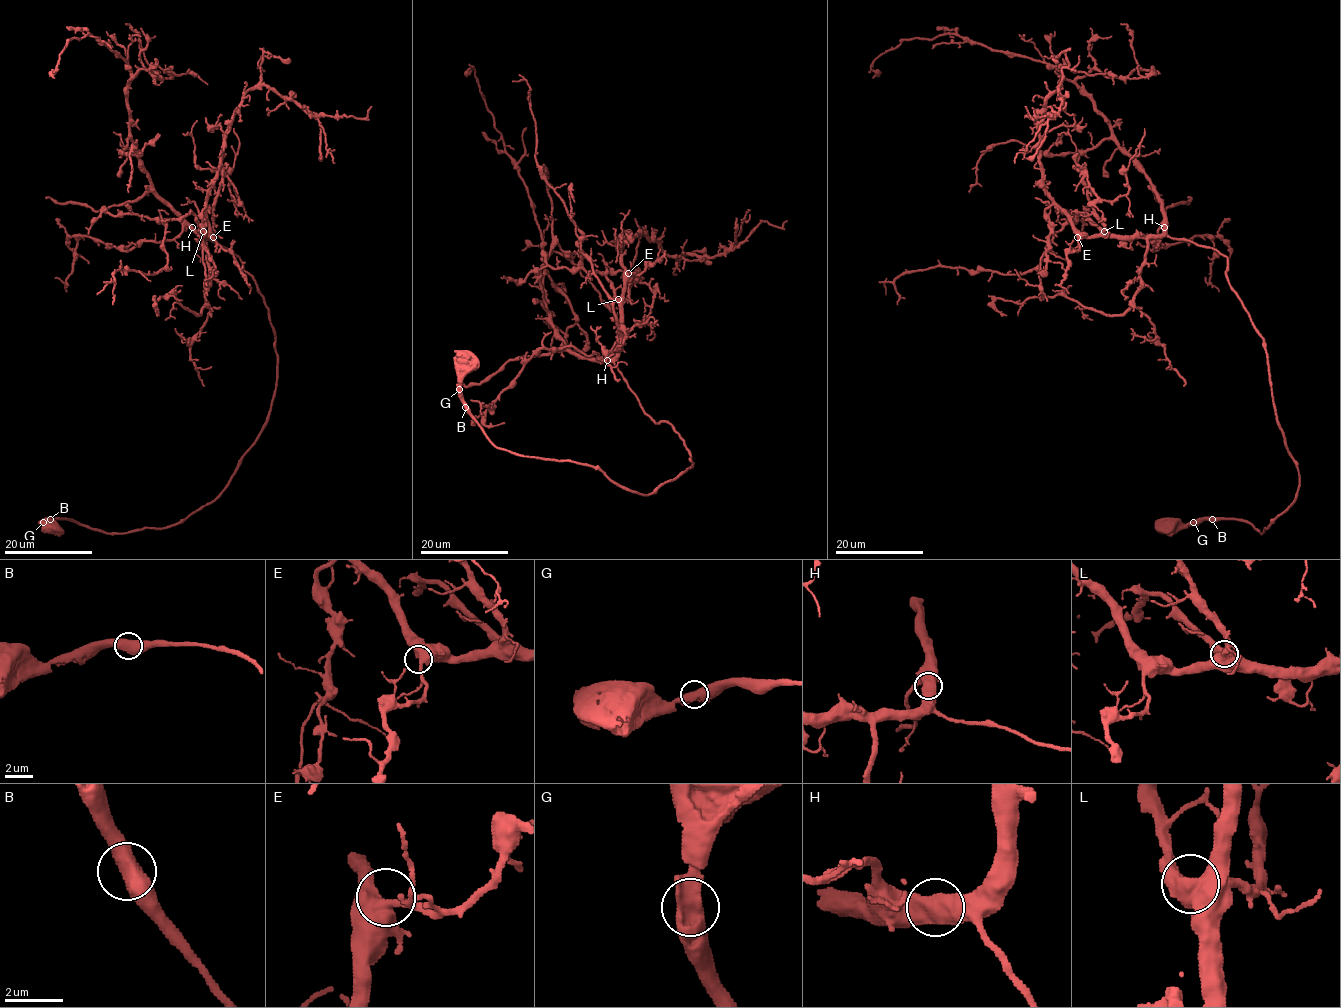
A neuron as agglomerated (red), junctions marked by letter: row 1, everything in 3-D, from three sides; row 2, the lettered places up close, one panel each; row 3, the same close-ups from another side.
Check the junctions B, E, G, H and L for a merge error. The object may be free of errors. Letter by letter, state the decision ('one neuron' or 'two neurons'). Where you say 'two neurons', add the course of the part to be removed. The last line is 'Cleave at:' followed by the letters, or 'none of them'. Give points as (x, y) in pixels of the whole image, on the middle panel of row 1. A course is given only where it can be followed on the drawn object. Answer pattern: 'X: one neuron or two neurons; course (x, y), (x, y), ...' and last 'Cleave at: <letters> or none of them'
B: one neuron
E: one neuron
G: one neuron
H: one neuron
L: one neuron
Cleave at: none of them

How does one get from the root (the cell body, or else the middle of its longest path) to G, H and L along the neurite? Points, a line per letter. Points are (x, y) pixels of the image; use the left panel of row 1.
G: (242, 262), (273, 329), (277, 383), (268, 421), (228, 486), (164, 527), (104, 533), (68, 519), (43, 522)
H: (242, 262), (225, 247), (201, 238), (192, 227)
L: (242, 262), (225, 247), (200, 238), (198, 236), (206, 236), (203, 231)

